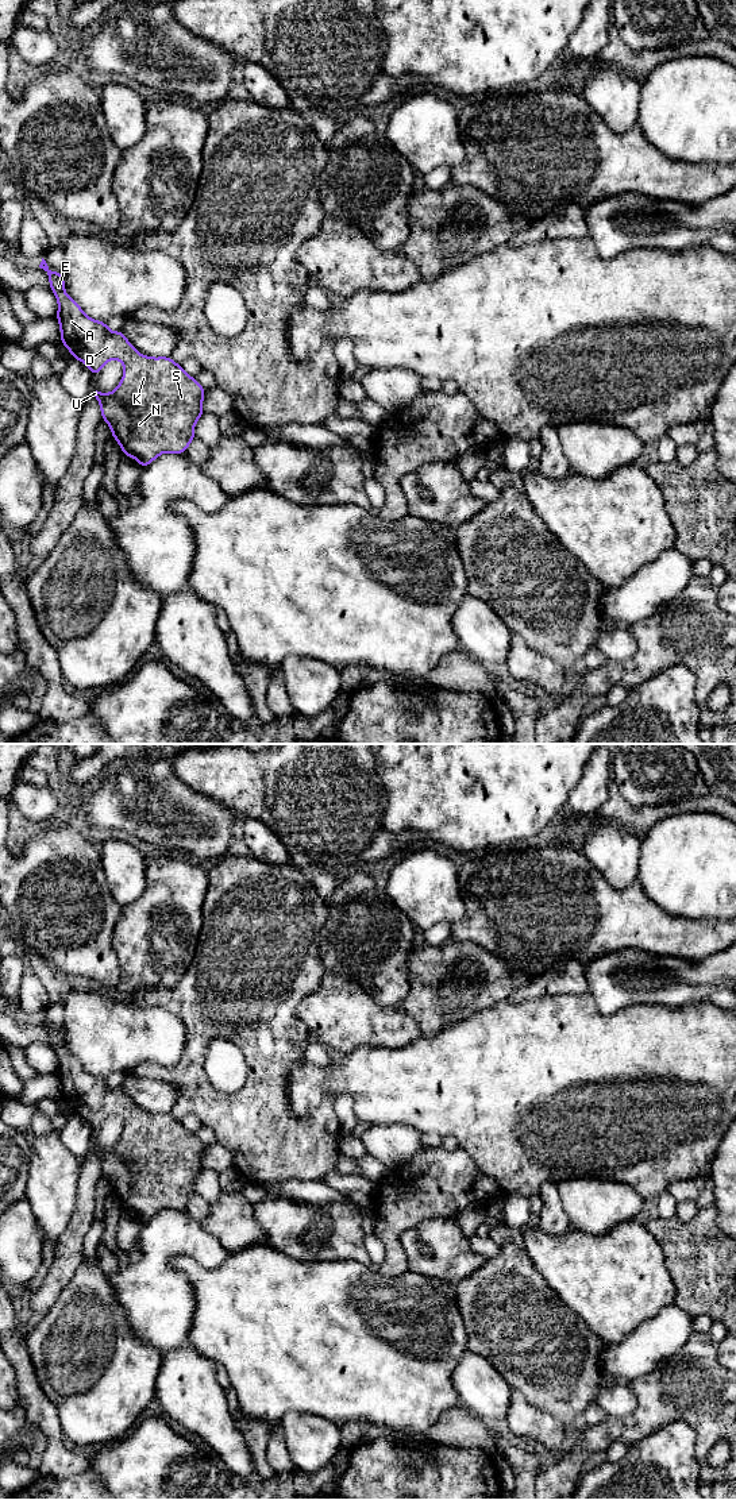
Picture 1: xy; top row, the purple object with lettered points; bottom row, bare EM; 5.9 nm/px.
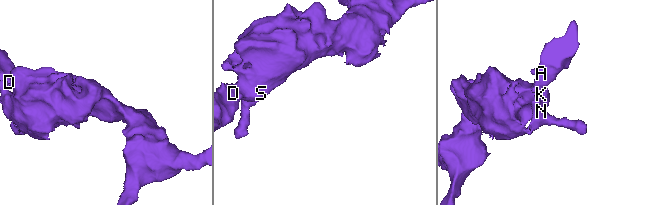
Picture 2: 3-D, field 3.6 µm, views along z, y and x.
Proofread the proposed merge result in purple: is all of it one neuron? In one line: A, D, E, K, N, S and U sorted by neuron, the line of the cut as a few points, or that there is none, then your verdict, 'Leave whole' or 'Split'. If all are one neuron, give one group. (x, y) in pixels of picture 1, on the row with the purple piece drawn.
Groups: A D E K N S U. No split. Leave whole

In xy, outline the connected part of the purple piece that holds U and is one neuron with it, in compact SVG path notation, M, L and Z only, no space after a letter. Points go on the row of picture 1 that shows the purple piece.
M43 258L39 267L49 274L51 292L58 300L57 320L61 327L61 342L72 356L85 363L92 375L97 375L111 359L124 365L122 382L112 393L103 394L97 387L90 390L90 394L100 401L103 421L109 424L112 437L122 447L123 455L136 459L144 468L163 452L185 454L196 437L194 424L204 413L205 389L170 356L144 356L131 346L122 331L111 332L107 323L88 317L65 293L63 271L51 271Z

